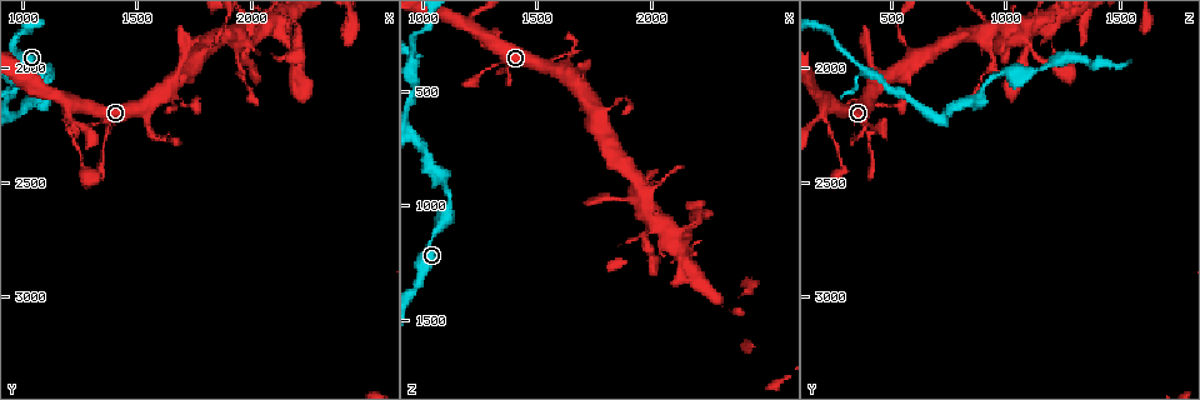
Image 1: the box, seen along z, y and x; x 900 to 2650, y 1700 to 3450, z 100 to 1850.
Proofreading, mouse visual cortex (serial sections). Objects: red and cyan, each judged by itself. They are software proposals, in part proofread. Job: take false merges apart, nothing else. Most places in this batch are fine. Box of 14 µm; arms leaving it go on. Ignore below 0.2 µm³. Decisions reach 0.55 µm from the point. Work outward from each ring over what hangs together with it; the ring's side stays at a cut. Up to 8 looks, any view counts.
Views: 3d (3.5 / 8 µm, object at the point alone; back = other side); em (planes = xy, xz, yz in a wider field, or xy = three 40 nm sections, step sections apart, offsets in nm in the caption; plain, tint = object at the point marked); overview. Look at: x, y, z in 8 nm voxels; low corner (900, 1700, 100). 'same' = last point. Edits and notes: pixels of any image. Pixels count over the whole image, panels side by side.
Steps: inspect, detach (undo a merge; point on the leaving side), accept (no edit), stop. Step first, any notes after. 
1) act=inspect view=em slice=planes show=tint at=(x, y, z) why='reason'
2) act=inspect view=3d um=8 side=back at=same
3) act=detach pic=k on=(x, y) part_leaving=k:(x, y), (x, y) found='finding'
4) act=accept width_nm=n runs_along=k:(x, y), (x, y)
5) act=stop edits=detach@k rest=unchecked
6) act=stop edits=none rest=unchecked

act=inspect view=3d um=8 at=(1130, 2030, 960) why='sudden change in width'

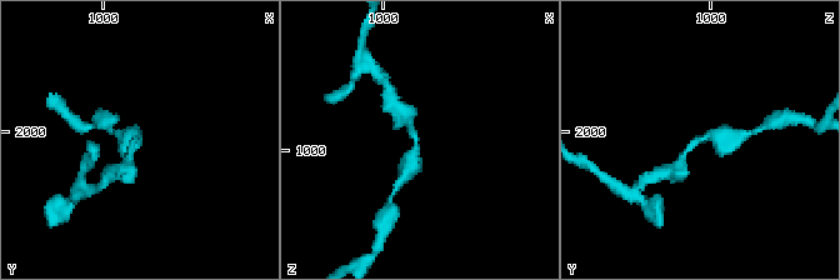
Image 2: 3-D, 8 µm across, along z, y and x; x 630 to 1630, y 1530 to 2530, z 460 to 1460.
act=inspect view=3d um=3.5 at=(1110, 2030, 970) why='closer look'

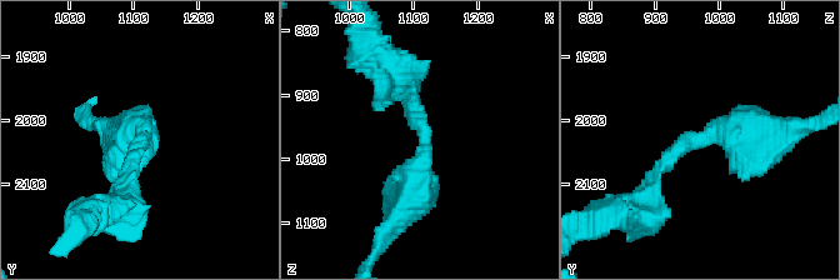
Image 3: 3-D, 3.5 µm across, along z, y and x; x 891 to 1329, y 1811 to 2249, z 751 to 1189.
act=accept arm_widths_nm=200,500 runs_along=3:(771, 134), (691, 138), (646, 195) found='one cell here'

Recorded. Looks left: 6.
act=inspect view=3d um=8 at=(1780, 1920, 580) why='a fork'

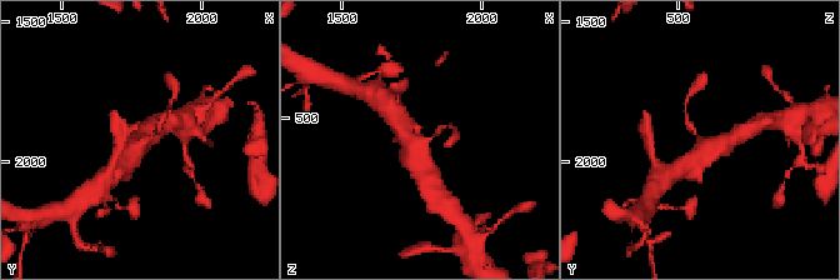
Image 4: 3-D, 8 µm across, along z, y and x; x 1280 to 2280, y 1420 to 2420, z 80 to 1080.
act=inspect view=em slice=xy step=2 show=tint at=(1790, 1930, 580)

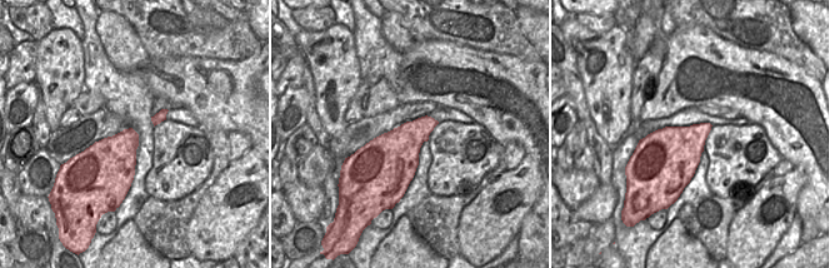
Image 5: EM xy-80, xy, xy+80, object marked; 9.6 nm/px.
act=accept width_nm=500 runs_along=4:(683, 168), (736, 136) found='continuous, no second cell'

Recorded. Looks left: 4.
act=inspect view=3d um=3.5 at=(2130, 1830, 1130)

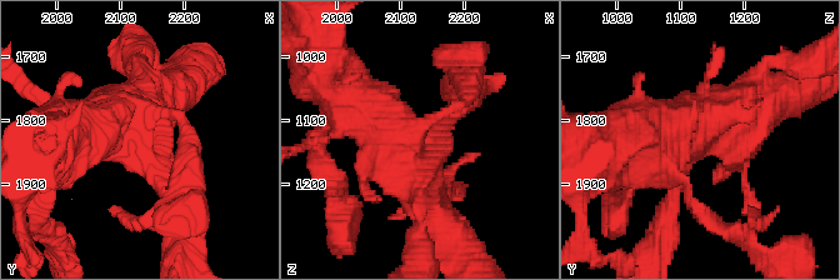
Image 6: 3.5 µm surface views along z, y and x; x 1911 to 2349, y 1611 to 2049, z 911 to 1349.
act=inspect view=em slice=xy step=2 show=tint at=same why='shape alone is not enough'

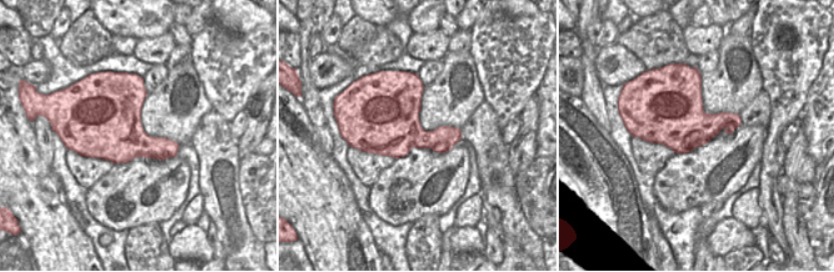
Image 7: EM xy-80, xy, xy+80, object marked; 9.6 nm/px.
act=inspect view=em slice=xy step=5 show=tint at=same why='another direction'

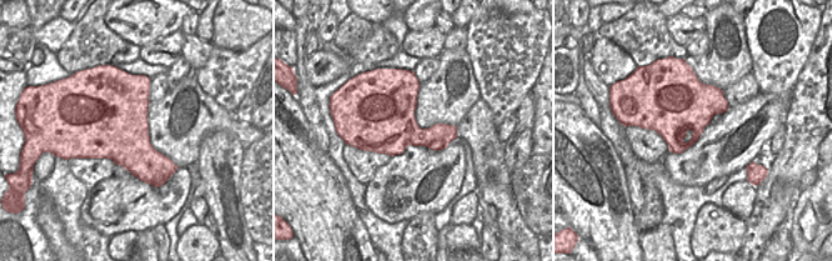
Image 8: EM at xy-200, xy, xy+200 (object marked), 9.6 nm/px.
act=accept runs_along=6:(336, 84), (399, 144), (425, 209) found='one cell here'

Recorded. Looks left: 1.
act=stop edits=none rest=unchecked

